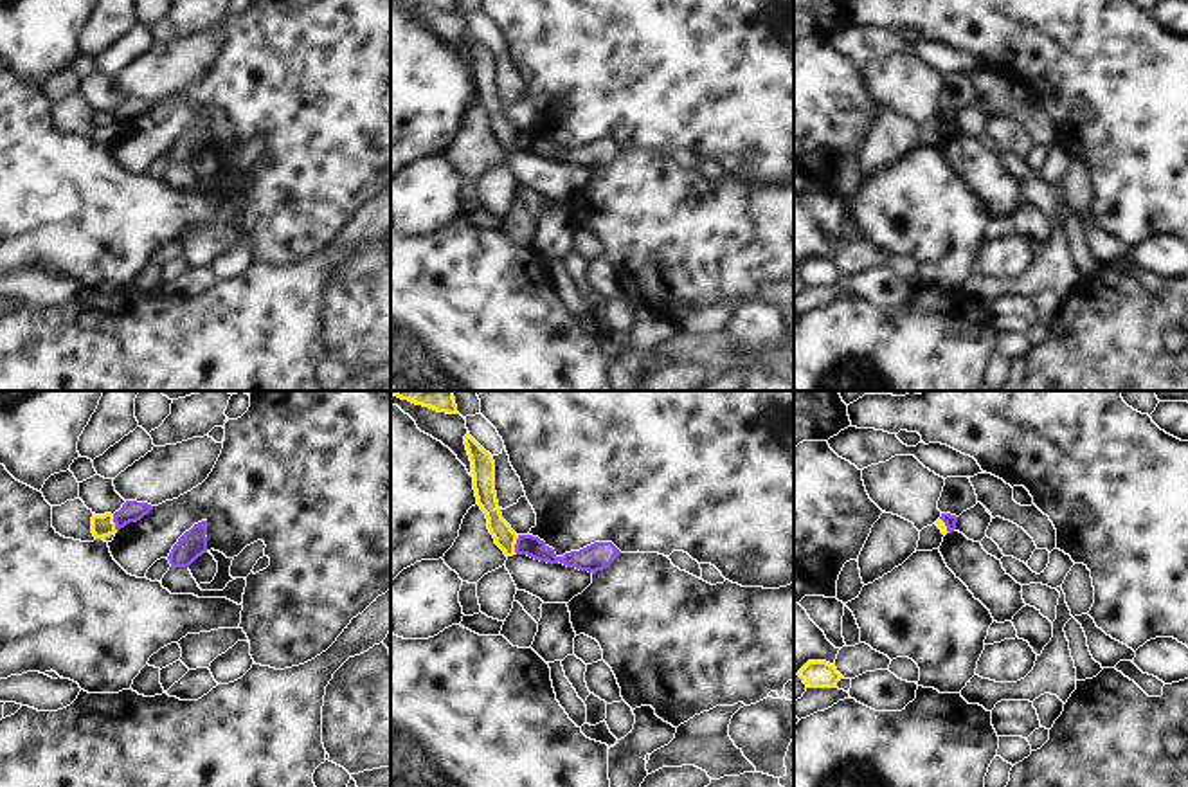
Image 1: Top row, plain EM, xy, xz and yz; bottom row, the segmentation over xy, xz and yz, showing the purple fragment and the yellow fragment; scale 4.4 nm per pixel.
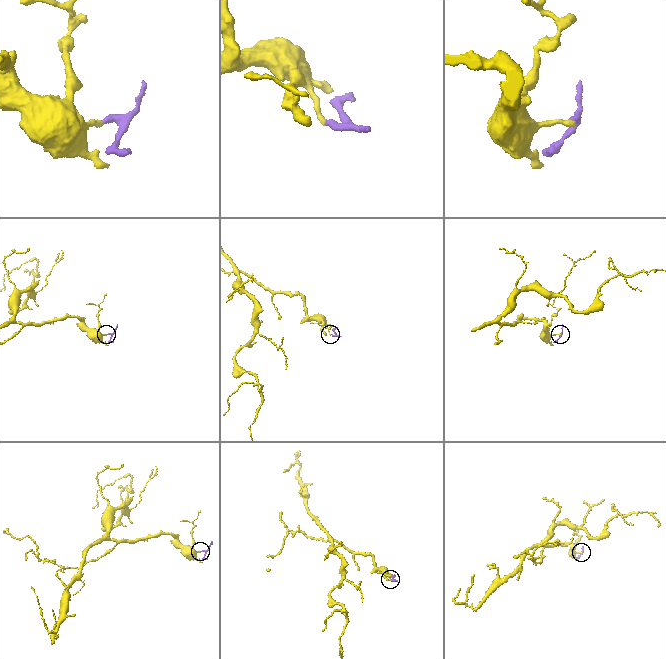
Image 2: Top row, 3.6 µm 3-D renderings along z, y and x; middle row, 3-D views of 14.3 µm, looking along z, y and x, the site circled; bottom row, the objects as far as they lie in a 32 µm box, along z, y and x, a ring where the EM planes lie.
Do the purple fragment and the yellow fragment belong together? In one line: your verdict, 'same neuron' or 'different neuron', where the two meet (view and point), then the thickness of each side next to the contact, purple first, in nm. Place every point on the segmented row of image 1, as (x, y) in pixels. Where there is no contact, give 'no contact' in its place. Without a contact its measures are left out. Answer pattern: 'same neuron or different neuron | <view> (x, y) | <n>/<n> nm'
different neuron | xz (515, 544) | 100/100 nm

